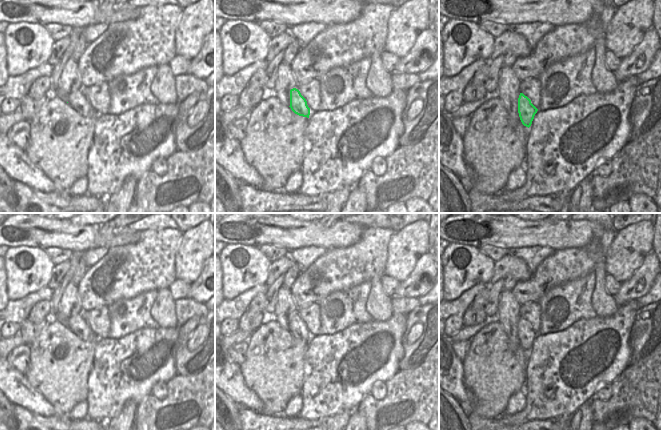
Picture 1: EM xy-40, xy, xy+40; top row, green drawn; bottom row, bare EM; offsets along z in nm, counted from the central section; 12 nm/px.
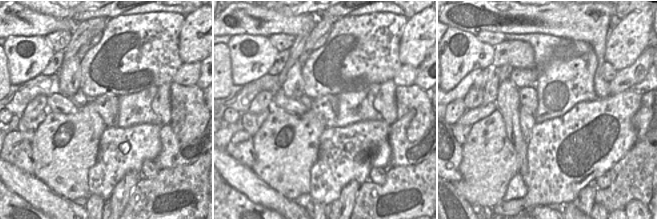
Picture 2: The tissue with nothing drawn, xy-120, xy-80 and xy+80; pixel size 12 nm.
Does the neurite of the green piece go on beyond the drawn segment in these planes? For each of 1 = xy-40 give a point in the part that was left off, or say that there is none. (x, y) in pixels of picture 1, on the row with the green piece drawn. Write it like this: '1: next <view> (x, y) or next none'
1: next none

